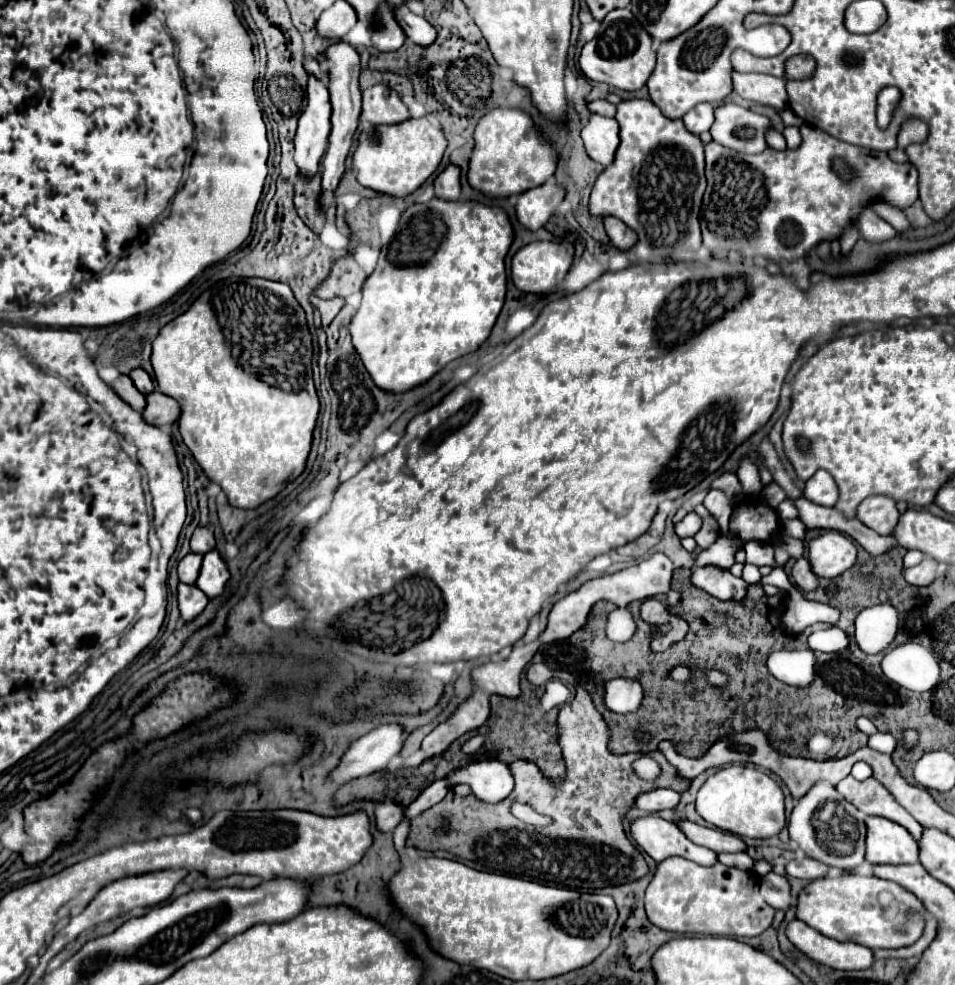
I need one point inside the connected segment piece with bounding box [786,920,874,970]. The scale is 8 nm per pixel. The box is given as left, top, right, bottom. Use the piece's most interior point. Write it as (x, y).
(839, 955)

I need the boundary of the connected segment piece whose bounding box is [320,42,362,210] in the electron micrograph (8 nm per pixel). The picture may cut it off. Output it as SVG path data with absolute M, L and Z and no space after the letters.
M338 42L328 48L328 68L330 68L330 80L328 80L328 90L330 90L330 102L332 102L332 132L330 132L330 146L326 150L326 156L322 160L322 196L320 196L320 208L324 210L324 198L326 194L334 192L338 188L338 182L346 170L346 156L352 144L352 136L358 126L360 118L360 106L362 106L362 96L358 88L358 74L360 74L360 58L358 52L346 44Z

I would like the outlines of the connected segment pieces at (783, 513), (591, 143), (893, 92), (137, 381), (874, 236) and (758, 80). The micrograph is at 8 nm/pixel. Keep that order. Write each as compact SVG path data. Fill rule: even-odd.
M786 498L784 502L780 502L778 508L776 508L776 512L778 512L778 516L780 516L782 520L786 520L786 518L796 518L796 516L798 516L798 510L796 510L796 506L794 506L794 502L792 502L790 498Z
M590 116L590 122L580 136L584 140L584 148L588 156L602 166L610 166L610 162L614 160L616 148L620 144L618 122L606 116Z
M886 86L886 88L882 88L877 95L877 110L876 110L876 119L877 125L880 128L886 128L889 126L892 120L892 110L894 110L894 106L898 104L898 98L900 96L900 92L898 92L898 88L894 88L894 86Z
M140 368L132 370L130 378L132 378L134 386L136 386L142 394L150 394L150 392L154 392L154 382L152 382L152 378L150 378L144 370L140 370Z
M866 208L860 216L860 236L874 244L874 242L886 242L890 238L894 238L898 232L888 224L884 222L882 218L878 218L878 214L874 214L874 210Z
M734 72L734 90L750 102L766 104L772 108L784 108L788 104L788 94L784 90L784 80L768 74L740 74Z

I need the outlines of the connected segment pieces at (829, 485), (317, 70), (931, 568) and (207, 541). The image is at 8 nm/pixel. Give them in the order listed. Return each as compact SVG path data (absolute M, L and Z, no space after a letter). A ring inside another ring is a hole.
M818 470L810 480L806 480L804 496L820 506L836 506L838 502L838 486L834 478L826 470Z
M316 58L304 60L304 70L306 70L308 76L314 76L314 78L318 78L318 80L326 80L326 76L328 76L328 70L326 70Z
M926 556L918 566L906 568L904 570L904 578L912 586L928 586L936 578L936 566L938 566L938 562L934 558Z
M208 526L194 530L194 534L192 534L192 538L190 538L190 550L192 550L192 552L196 552L196 554L206 554L206 552L210 552L214 546L216 546L216 544L214 544L214 534L212 534L212 530L210 530Z

